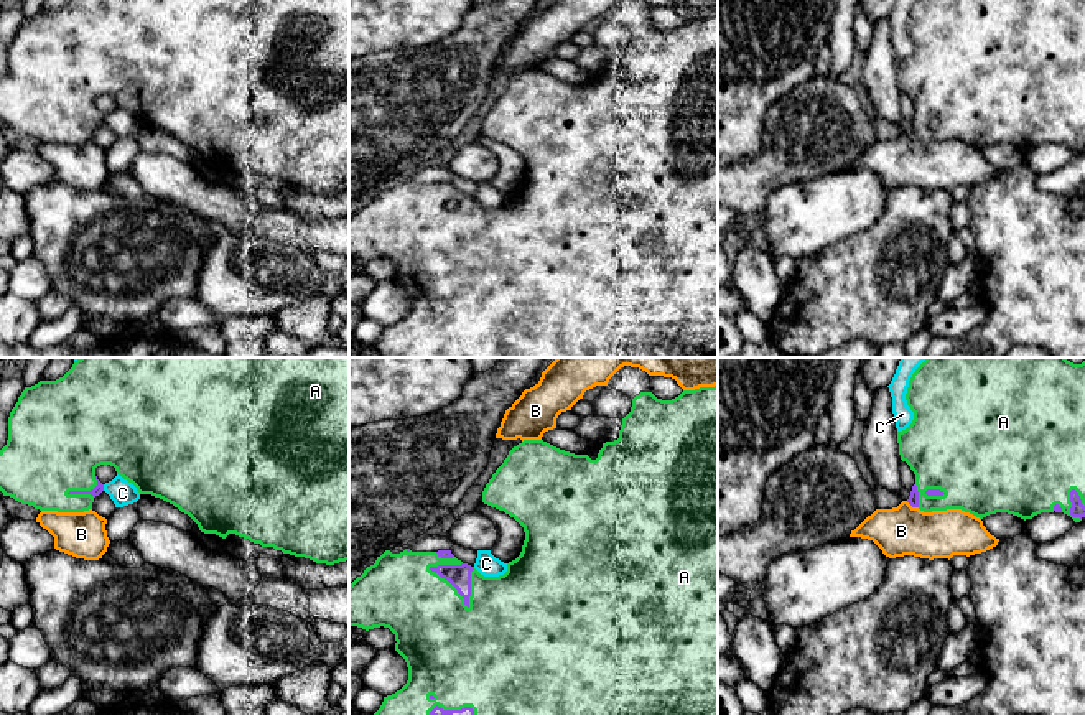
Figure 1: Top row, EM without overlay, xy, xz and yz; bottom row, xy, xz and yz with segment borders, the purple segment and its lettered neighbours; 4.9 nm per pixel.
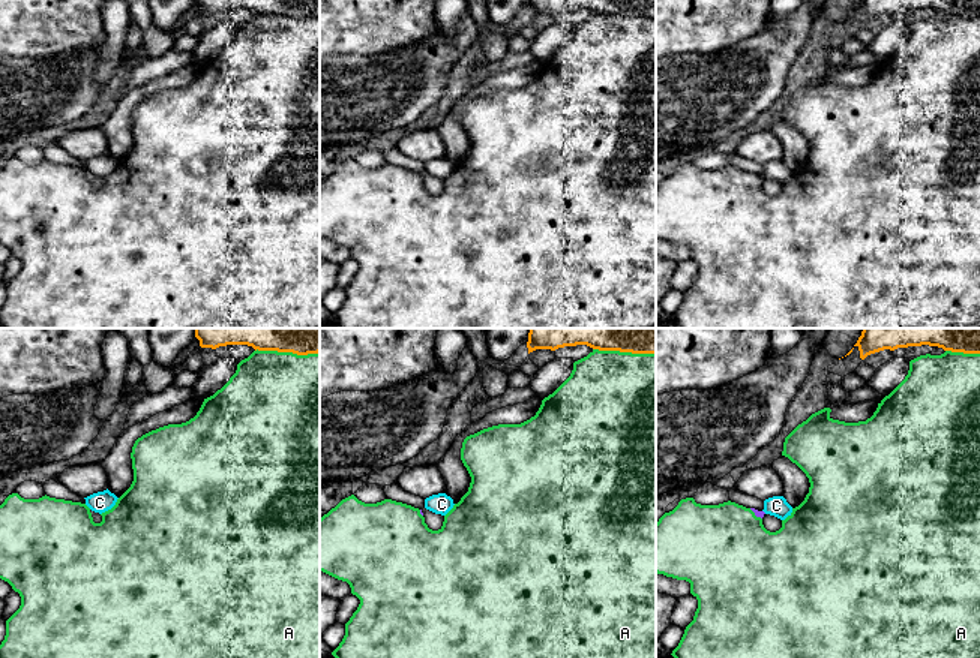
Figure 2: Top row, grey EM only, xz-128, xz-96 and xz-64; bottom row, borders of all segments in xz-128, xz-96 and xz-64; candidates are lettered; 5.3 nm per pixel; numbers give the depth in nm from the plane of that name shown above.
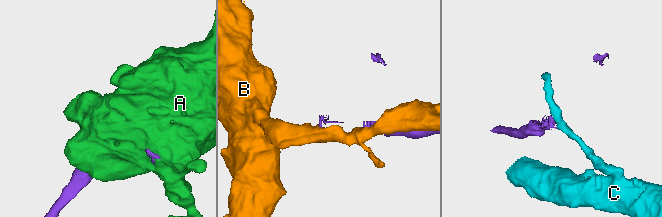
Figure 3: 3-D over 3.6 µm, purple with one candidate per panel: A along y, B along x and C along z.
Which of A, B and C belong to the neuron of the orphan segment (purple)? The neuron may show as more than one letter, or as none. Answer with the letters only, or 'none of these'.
A

